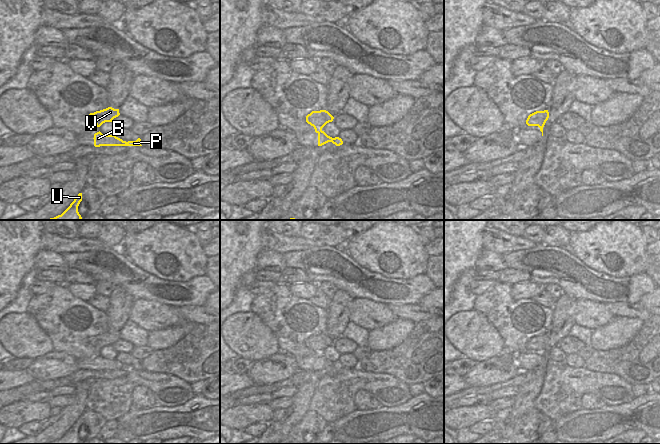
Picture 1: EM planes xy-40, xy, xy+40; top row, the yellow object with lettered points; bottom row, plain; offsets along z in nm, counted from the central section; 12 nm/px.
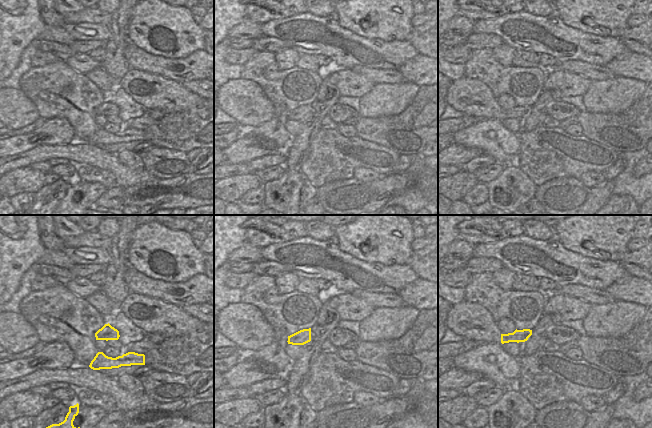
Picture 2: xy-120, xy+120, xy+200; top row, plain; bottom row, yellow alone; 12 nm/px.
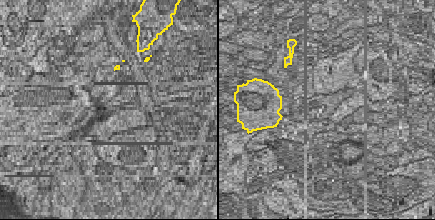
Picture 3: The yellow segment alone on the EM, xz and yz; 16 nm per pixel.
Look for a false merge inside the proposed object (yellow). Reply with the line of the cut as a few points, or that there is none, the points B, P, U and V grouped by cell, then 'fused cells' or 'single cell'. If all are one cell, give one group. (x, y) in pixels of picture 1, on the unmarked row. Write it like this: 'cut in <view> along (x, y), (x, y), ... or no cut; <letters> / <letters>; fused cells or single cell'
cut in xy along (322, 355), (318, 357); B P / U V; fused cells

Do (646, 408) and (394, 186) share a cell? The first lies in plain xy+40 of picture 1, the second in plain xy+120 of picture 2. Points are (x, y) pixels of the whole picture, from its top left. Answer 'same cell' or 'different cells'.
same cell

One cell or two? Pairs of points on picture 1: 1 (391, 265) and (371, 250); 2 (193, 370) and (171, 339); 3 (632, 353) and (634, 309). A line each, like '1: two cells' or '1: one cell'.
1: one cell
2: two cells
3: two cells

